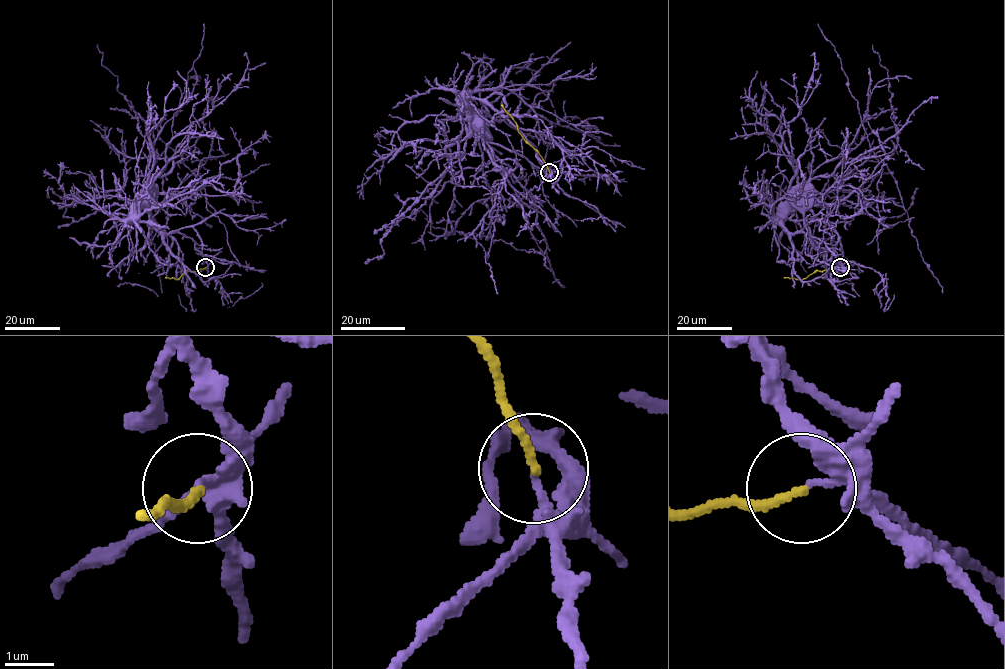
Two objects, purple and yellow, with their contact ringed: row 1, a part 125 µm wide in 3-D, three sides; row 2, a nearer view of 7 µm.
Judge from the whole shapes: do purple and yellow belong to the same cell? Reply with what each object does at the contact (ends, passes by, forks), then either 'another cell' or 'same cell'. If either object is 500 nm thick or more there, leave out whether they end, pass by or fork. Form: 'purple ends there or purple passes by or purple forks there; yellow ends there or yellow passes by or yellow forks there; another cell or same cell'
purple ends there; yellow ends there; another cell

